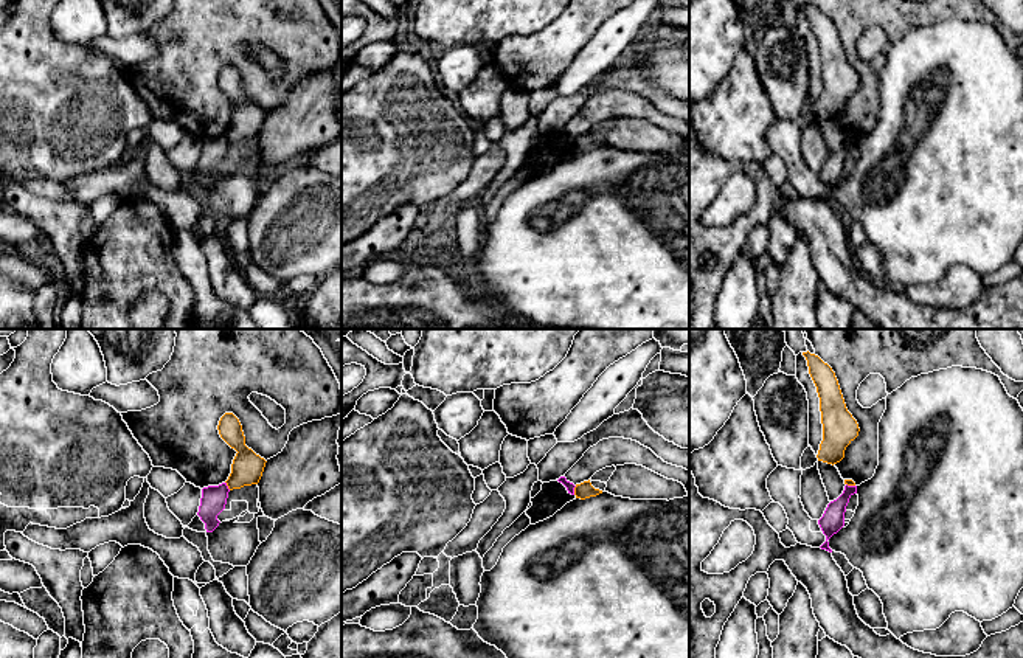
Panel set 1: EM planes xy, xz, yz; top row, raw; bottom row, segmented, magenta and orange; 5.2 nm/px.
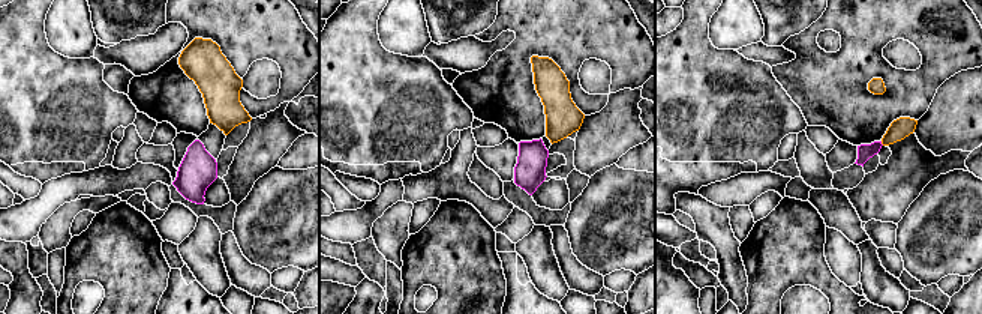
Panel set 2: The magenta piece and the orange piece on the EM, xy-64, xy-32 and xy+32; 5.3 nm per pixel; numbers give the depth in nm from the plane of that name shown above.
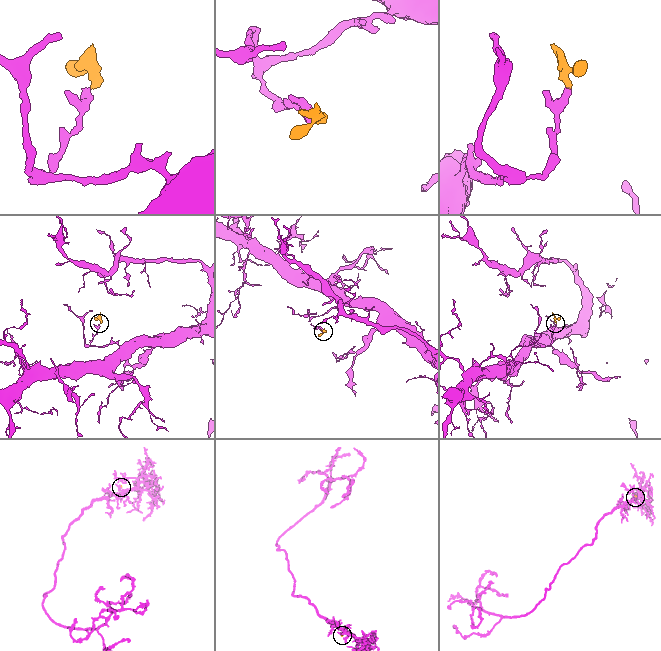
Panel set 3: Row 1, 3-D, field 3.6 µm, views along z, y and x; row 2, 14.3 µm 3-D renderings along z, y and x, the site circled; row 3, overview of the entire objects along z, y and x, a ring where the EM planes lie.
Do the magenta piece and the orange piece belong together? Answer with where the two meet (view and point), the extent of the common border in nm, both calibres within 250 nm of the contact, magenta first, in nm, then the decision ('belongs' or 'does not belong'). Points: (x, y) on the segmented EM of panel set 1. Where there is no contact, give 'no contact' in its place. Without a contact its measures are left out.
meets magenta in xz at (573, 491); contact 50 nm long; 50 nm thick on the magenta side, 90 nm on the other; does not belong

